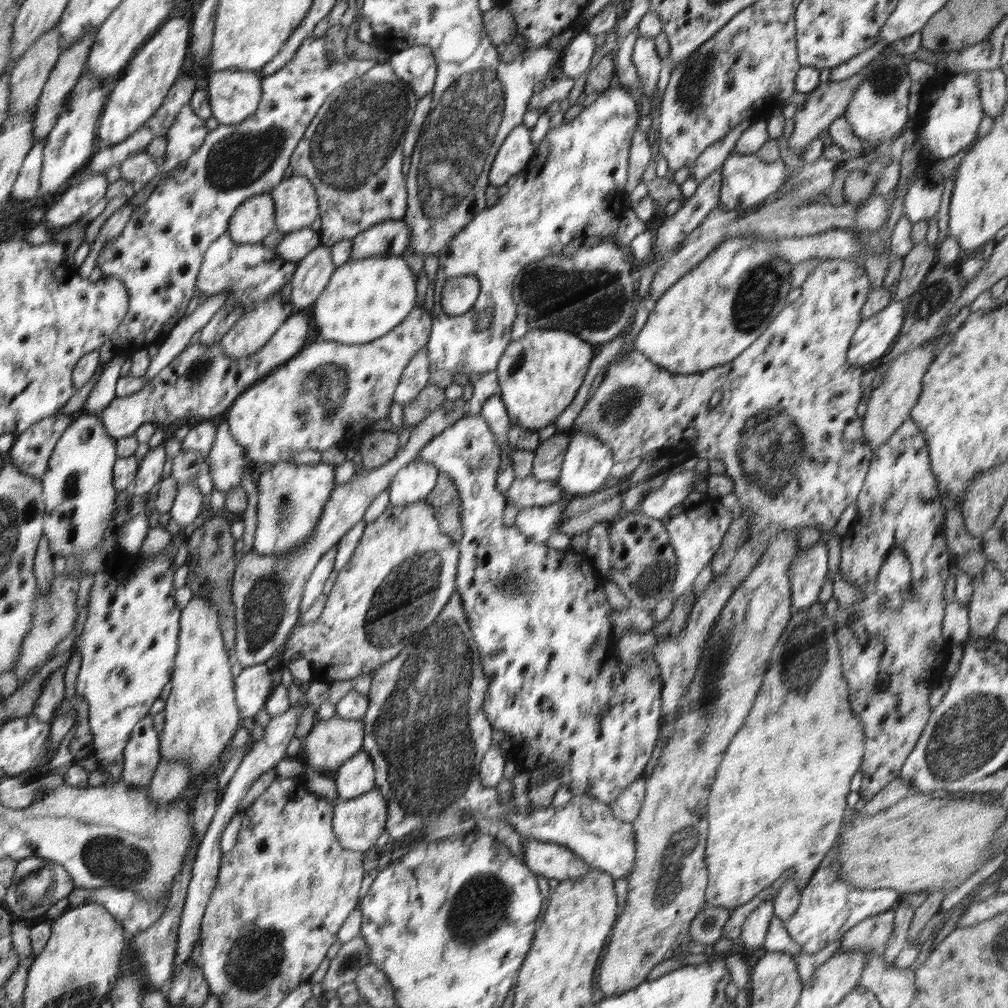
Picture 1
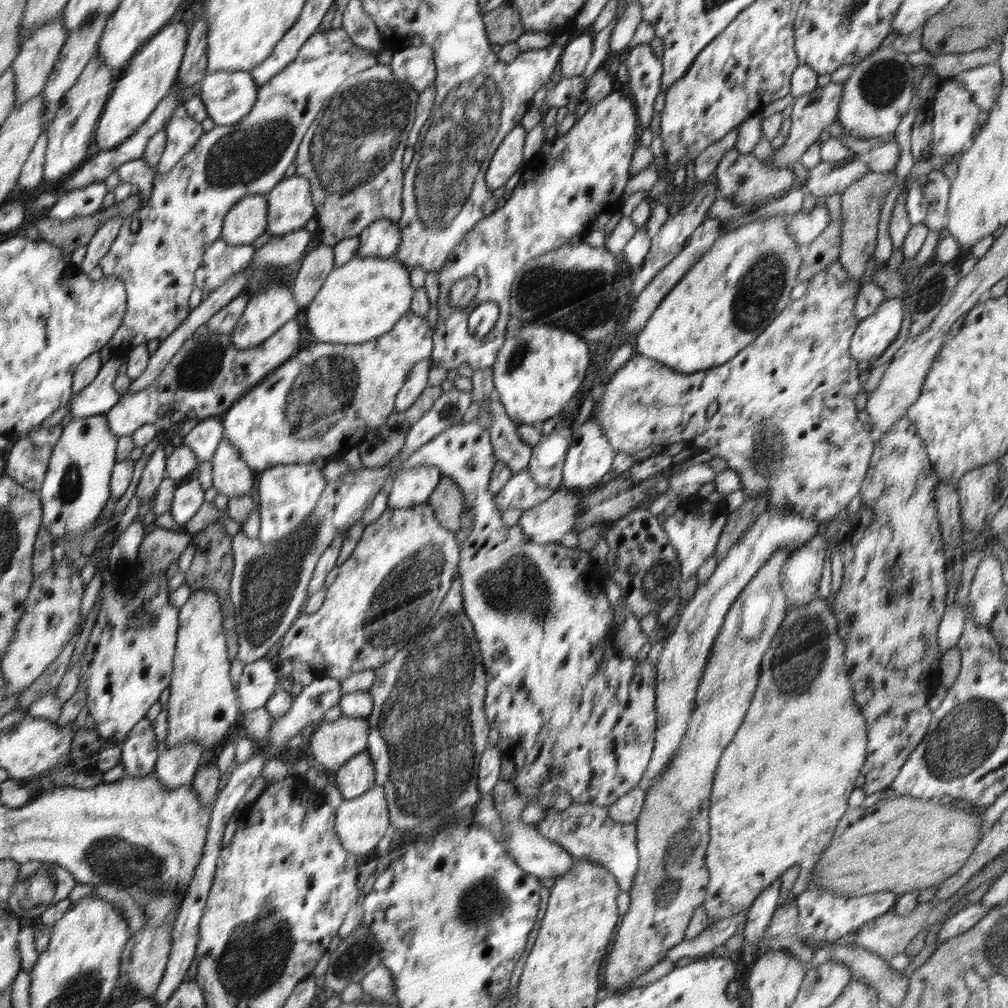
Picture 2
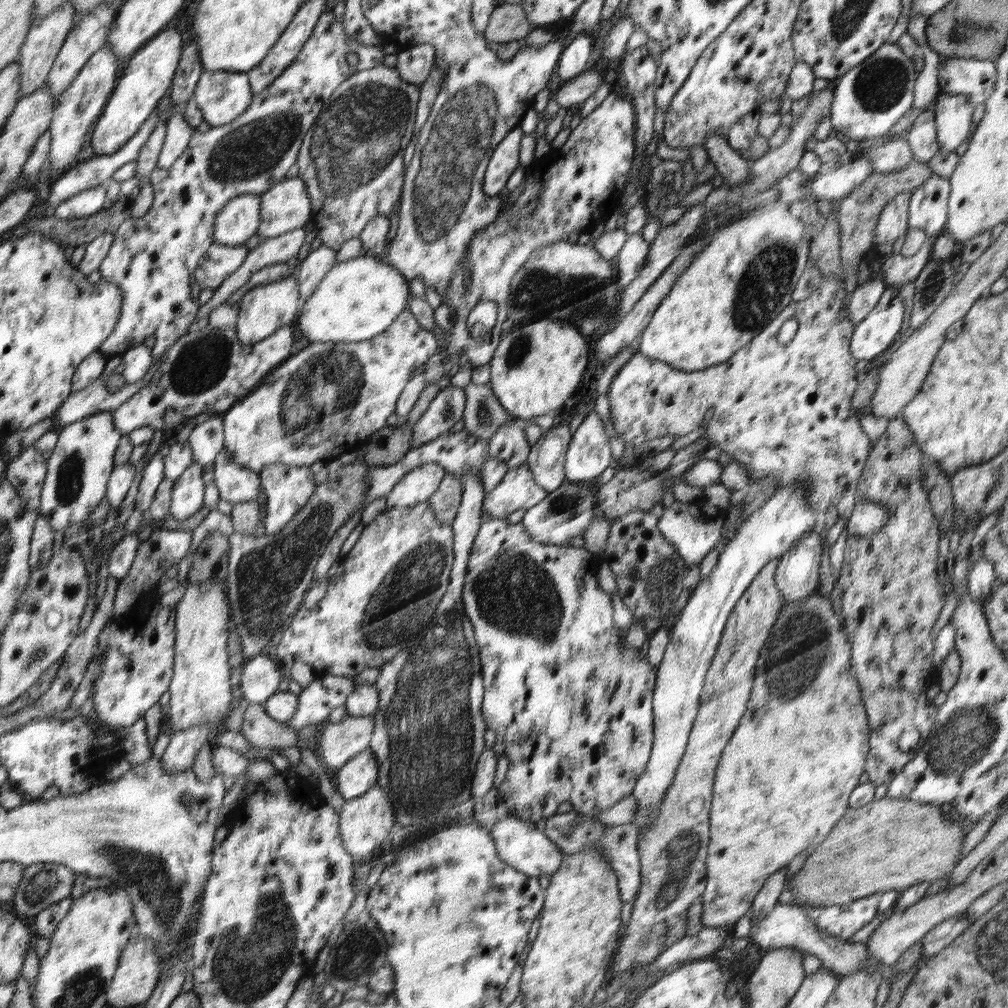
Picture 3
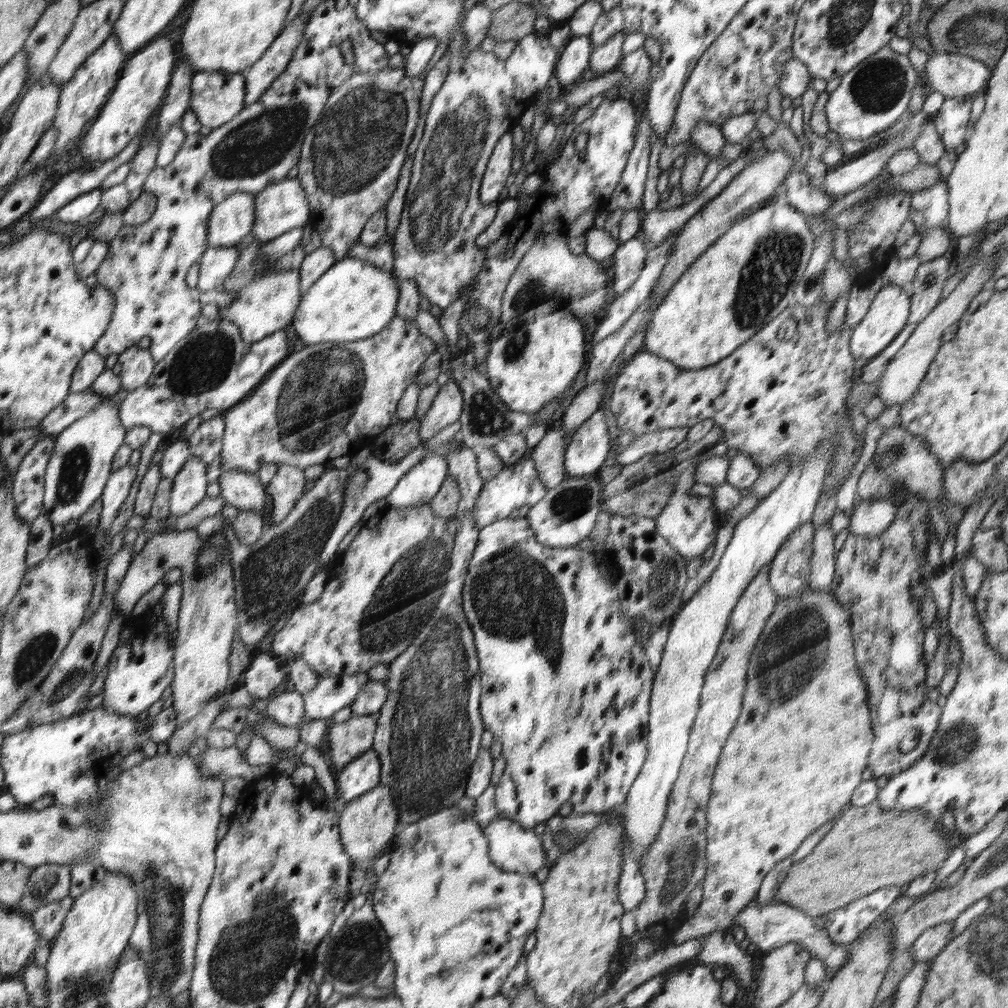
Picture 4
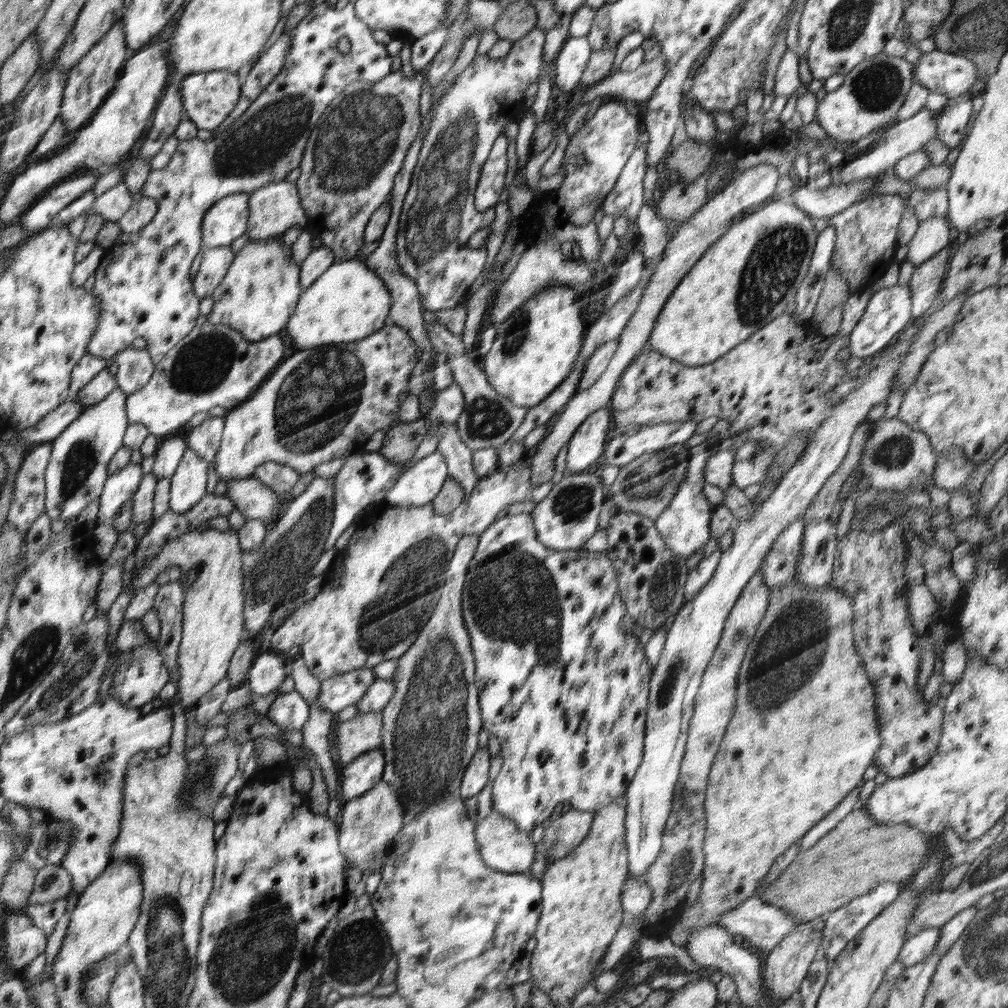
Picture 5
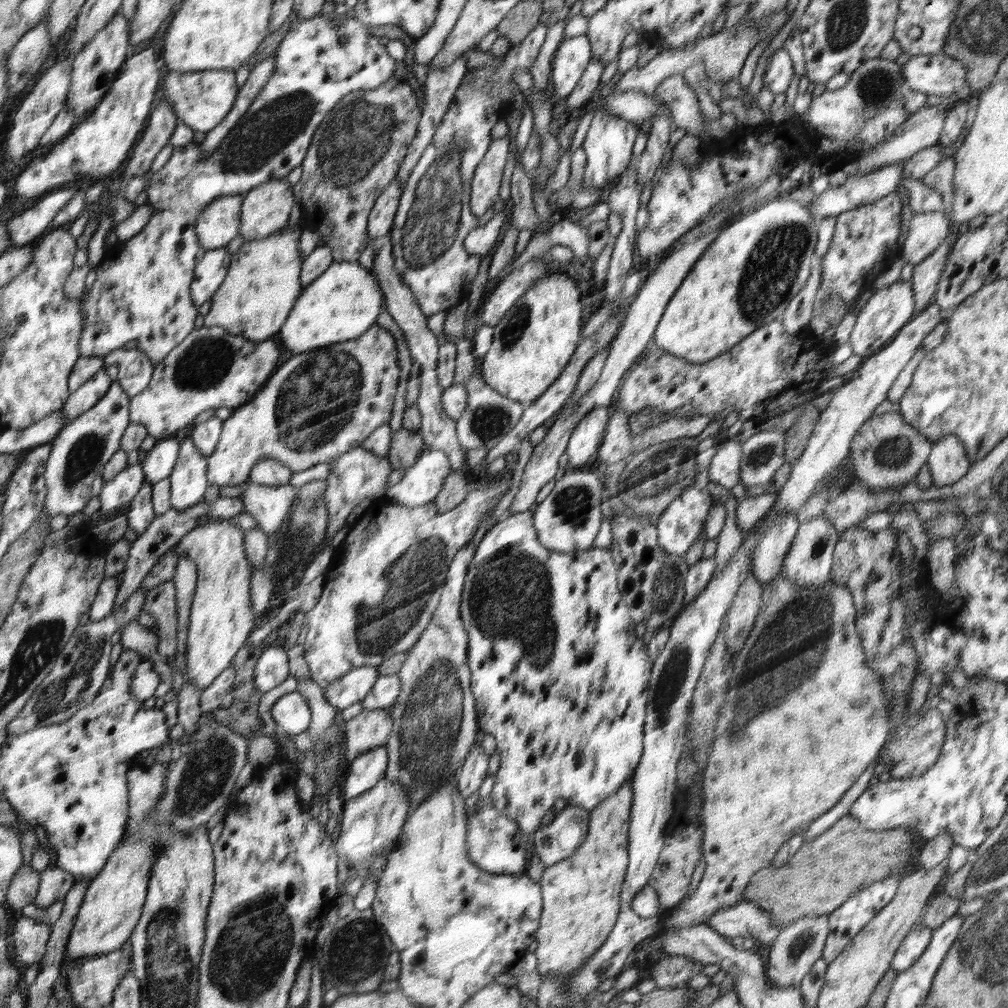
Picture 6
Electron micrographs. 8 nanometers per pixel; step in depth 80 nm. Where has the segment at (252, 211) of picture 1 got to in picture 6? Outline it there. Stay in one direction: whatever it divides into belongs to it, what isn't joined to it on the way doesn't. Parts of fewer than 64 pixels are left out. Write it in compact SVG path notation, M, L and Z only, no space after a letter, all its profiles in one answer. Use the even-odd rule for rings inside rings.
M226 195L216 198L196 217L194 232L200 246L206 251L226 247L240 234L244 195Z

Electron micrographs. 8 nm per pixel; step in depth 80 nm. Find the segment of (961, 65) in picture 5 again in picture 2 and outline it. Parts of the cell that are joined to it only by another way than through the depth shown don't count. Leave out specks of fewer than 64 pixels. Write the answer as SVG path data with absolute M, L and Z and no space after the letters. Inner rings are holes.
M996 63L984 64L980 68L962 72L958 76L946 78L945 82L957 80L963 87L974 94L974 101L981 110L989 110L997 103L996 99L1001 91L1002 72Z

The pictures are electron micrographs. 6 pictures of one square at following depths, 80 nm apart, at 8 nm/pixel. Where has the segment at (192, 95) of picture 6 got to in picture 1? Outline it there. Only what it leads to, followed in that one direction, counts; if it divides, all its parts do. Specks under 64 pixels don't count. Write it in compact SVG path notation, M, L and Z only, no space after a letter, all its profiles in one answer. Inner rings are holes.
M212 71L205 81L212 118L219 124L242 123L258 110L262 98L262 77L258 73Z

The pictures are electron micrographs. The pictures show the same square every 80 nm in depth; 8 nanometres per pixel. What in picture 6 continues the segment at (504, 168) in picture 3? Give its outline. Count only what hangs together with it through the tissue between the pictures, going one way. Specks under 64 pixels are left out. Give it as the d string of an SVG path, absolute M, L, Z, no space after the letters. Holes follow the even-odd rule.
M510 134L496 140L492 139L483 159L475 166L469 192L472 215L480 217L491 211L498 200L500 180L511 144Z

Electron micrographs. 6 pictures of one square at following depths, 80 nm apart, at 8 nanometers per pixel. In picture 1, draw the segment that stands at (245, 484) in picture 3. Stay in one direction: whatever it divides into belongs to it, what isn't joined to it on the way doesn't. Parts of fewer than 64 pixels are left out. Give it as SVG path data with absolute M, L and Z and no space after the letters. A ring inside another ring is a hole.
M228 422L216 426L216 437L210 453L206 457L209 463L210 477L214 481L214 489L232 490L240 487L244 460L242 460L242 446L236 443L232 432L228 429Z

